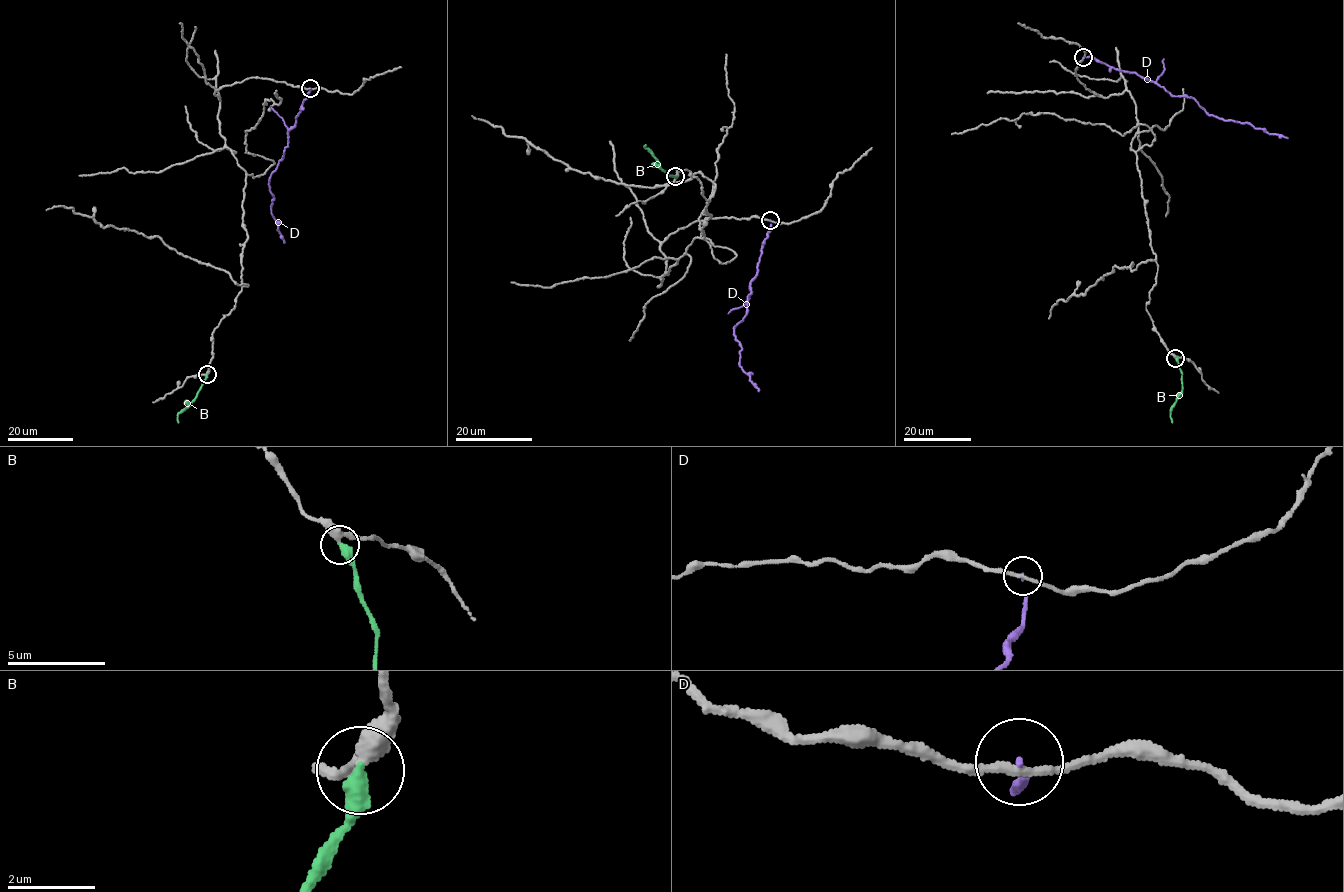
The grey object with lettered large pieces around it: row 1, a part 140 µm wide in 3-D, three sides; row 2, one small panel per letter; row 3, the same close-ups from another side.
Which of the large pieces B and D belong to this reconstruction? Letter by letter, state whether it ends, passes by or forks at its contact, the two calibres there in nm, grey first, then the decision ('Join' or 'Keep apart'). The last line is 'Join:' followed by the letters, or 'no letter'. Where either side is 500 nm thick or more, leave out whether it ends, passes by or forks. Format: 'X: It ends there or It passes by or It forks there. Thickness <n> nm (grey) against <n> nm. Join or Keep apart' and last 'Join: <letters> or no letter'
B: It ends there. Thickness 340 nm (grey) against 460 nm. Keep apart
D: It ends there. Thickness 180 nm (grey) against 50 nm. Keep apart
Join: no letter

